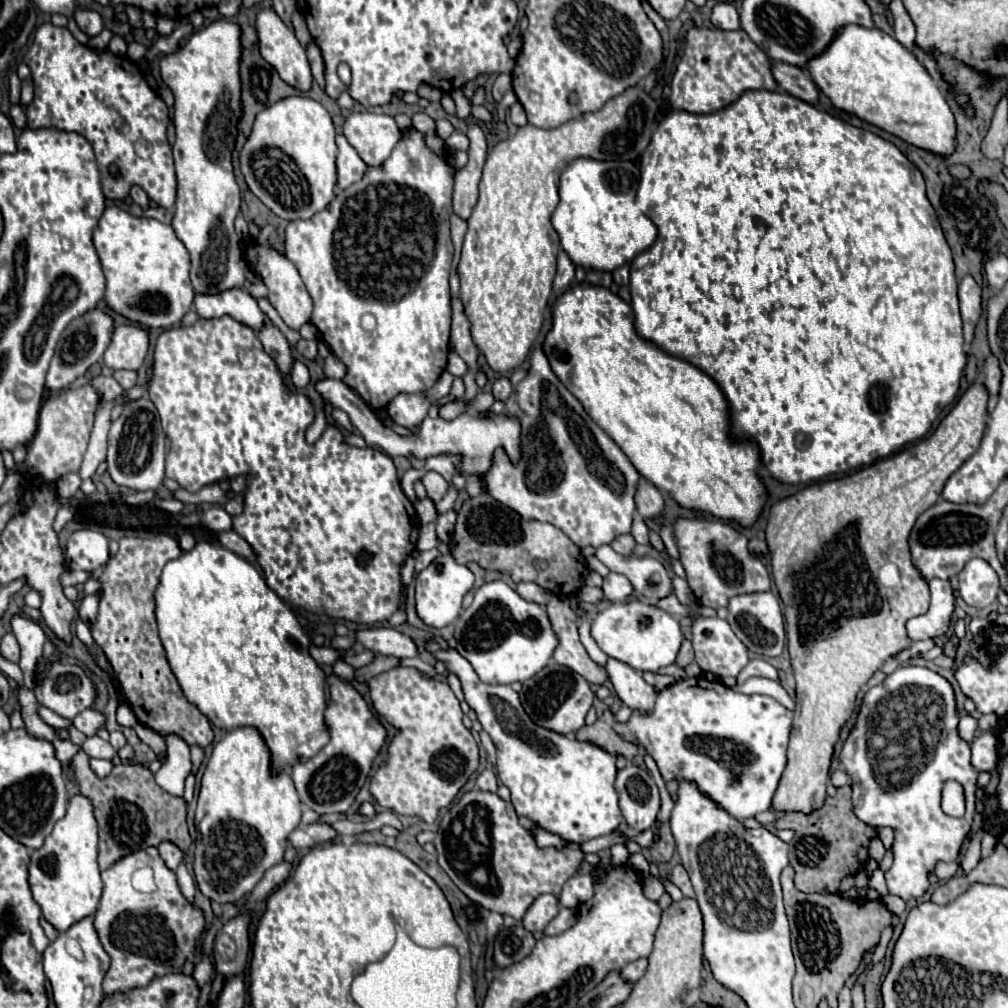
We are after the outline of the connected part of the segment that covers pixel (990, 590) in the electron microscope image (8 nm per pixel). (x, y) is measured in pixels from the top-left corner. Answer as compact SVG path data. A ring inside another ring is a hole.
M980 558L970 560L962 572L958 574L960 582L960 596L968 606L990 606L996 600L996 592L1000 590L1000 582L996 572L988 562Z

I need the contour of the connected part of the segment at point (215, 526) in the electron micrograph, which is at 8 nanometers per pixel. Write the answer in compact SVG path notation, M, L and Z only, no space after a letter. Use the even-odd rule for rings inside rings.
M222 506L208 508L208 510L202 514L202 522L204 522L210 530L214 530L214 532L232 530L232 516L230 516Z

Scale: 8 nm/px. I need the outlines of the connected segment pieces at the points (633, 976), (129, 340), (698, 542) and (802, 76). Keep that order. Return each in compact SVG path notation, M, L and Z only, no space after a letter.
M638 958L638 960L634 960L634 962L630 962L630 964L626 964L622 968L622 976L626 980L630 980L630 982L636 982L644 974L646 966L648 966L648 960L646 958Z
M128 324L118 326L112 334L112 342L106 348L104 364L112 370L138 370L148 354L150 334L146 328Z
M680 518L676 520L674 530L678 536L680 562L700 604L720 608L726 606L732 596L770 590L770 574L766 566L748 552L748 538L734 526L714 518Z
M772 62L770 70L772 70L772 76L774 76L776 84L782 90L786 90L788 94L792 94L792 96L796 96L804 102L816 104L818 90L802 68L792 66L792 64L784 64L784 62Z

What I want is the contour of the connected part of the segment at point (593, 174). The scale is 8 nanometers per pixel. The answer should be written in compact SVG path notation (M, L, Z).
M576 158L566 166L560 176L560 202L552 214L552 226L560 236L562 250L568 254L574 266L582 266L584 270L614 272L656 242L658 230L654 222L650 222L650 218L646 218L634 204L638 180L640 170L634 162L594 162L588 158Z

